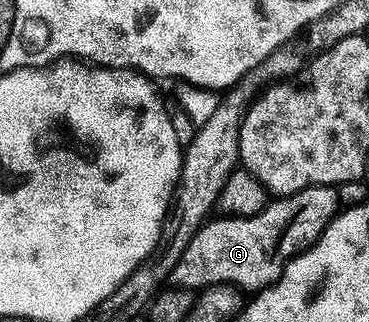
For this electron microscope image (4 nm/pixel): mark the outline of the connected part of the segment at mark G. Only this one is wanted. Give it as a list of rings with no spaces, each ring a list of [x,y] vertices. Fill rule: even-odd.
[[[310,186],[296,194],[276,197],[251,218],[234,216],[212,217],[199,227],[198,232],[189,240],[189,248],[181,252],[181,260],[171,270],[170,281],[183,289],[198,292],[209,286],[237,286],[240,291],[258,292],[272,286],[283,275],[287,261],[315,243],[325,232],[332,218],[339,213],[339,192],[333,186]]]

